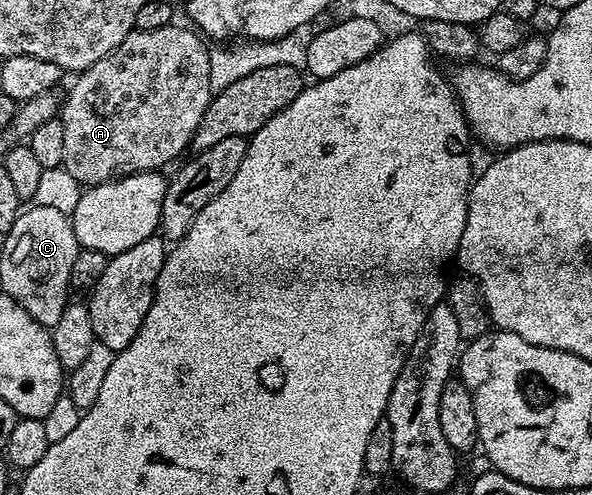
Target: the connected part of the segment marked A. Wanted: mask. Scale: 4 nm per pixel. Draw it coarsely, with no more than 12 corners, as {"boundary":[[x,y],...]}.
{"boundary":[[133,30],[60,107],[83,188],[158,171],[208,109],[210,52]]}

